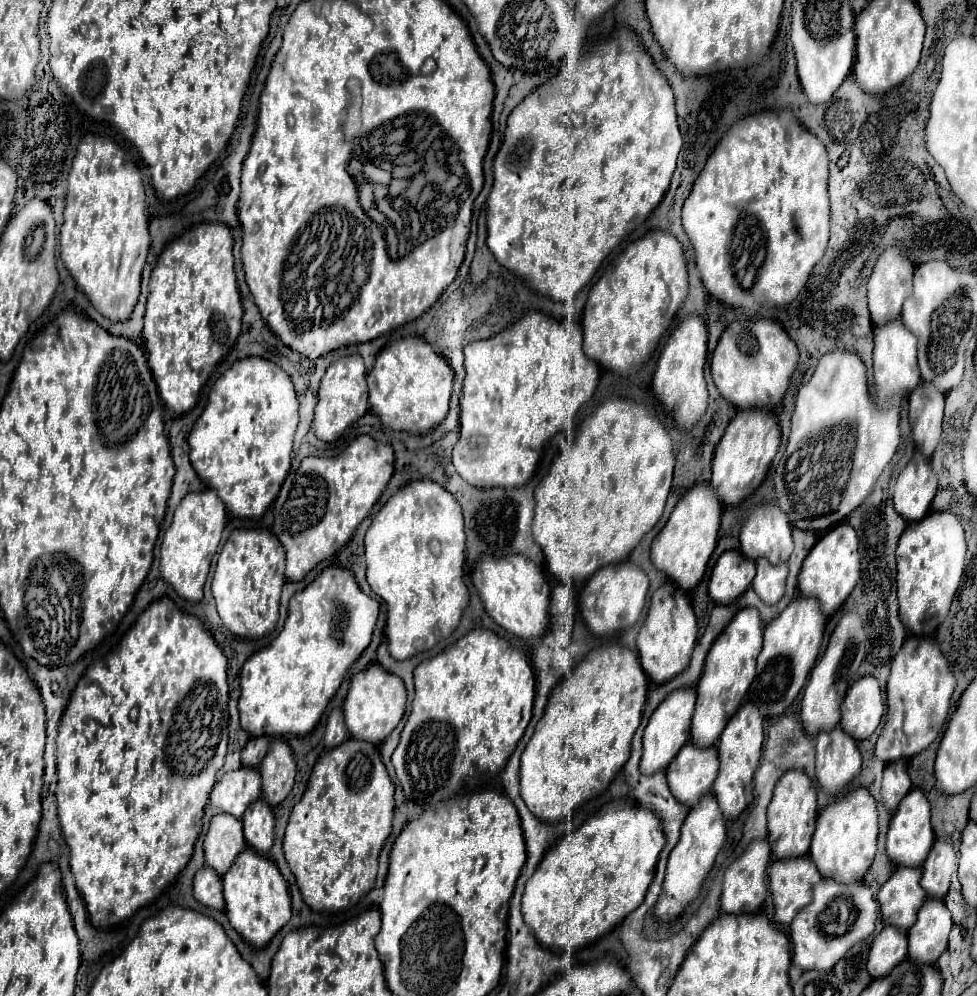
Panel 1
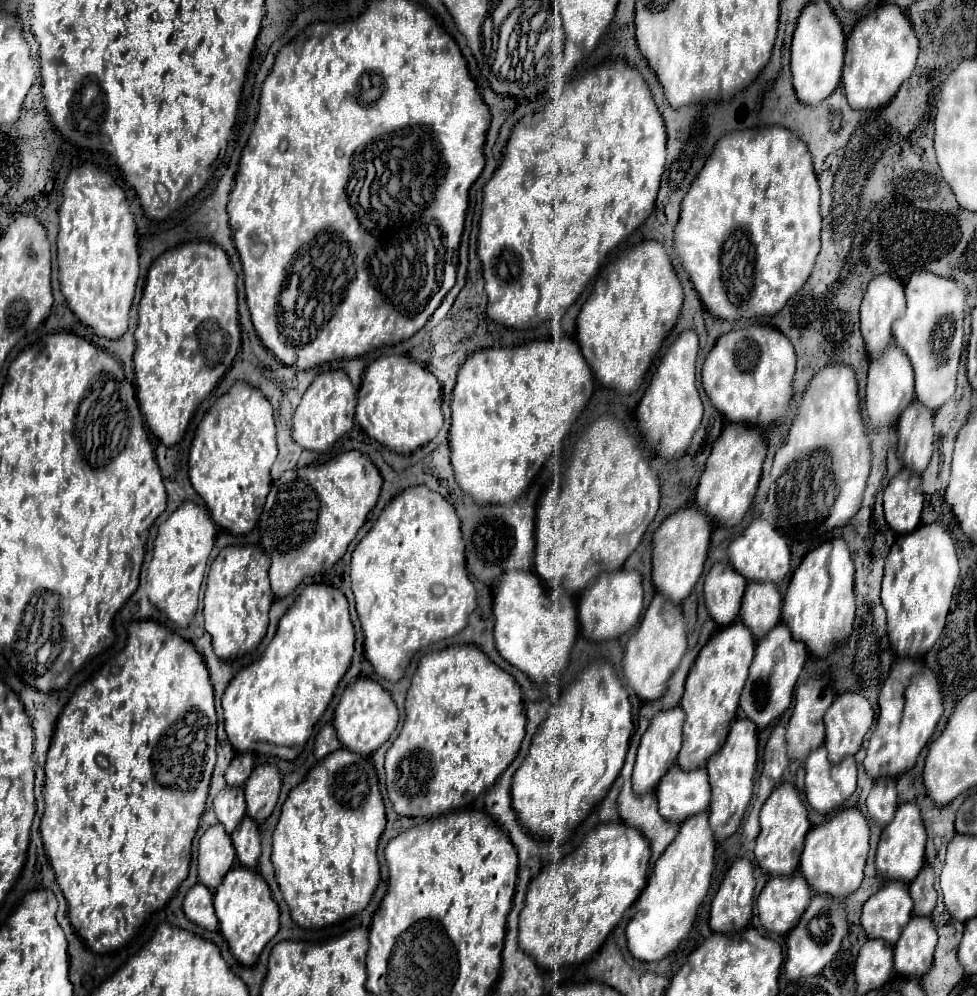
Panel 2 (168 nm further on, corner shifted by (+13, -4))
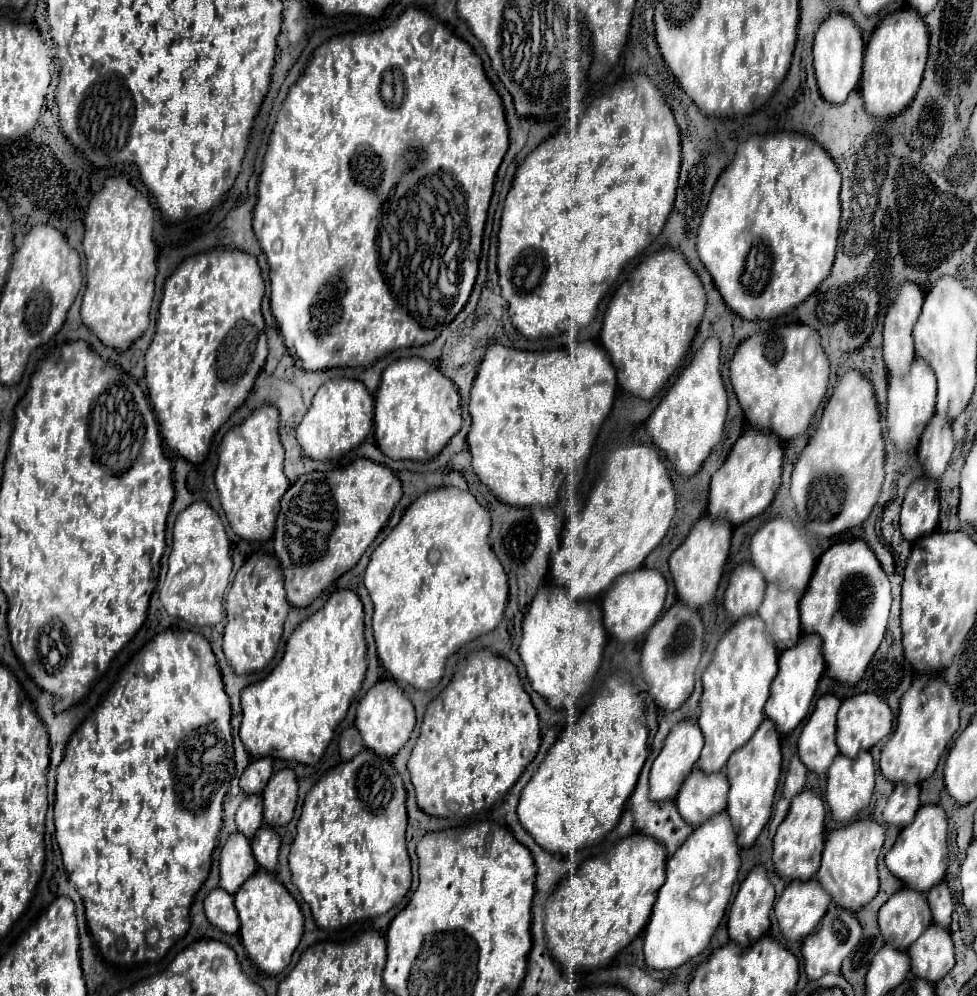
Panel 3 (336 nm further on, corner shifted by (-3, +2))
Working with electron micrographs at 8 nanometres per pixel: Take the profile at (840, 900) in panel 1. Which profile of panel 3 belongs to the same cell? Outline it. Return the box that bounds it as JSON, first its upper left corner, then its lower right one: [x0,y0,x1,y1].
[802,904,862,980]

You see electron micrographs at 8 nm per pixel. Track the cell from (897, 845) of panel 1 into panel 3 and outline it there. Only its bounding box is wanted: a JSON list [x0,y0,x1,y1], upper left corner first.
[884,804,948,892]

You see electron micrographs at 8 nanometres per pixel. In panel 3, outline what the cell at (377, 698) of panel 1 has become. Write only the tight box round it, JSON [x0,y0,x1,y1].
[356,680,416,758]

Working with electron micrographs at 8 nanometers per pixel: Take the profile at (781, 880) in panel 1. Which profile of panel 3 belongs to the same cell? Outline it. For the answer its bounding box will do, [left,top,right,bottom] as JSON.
[774,880,830,942]

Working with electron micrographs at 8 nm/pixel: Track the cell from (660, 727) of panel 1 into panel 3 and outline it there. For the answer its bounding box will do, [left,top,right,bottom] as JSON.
[650,718,704,802]

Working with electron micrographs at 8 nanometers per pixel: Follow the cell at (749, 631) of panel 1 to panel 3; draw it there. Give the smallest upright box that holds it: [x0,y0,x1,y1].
[698,616,778,774]

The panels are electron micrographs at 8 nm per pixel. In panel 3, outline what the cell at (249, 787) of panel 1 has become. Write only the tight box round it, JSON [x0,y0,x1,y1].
[236,794,264,838]

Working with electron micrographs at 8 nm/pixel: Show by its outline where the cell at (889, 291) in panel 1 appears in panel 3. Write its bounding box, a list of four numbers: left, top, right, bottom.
[884,282,924,374]

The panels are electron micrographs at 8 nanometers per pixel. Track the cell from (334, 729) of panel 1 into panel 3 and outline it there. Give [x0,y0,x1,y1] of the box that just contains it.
[338,726,364,760]

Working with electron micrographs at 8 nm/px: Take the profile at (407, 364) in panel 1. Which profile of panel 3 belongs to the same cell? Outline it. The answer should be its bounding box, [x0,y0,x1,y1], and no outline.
[374,356,462,460]

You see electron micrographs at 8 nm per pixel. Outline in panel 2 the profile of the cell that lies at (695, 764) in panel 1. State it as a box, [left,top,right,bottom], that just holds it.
[656,766,710,822]

